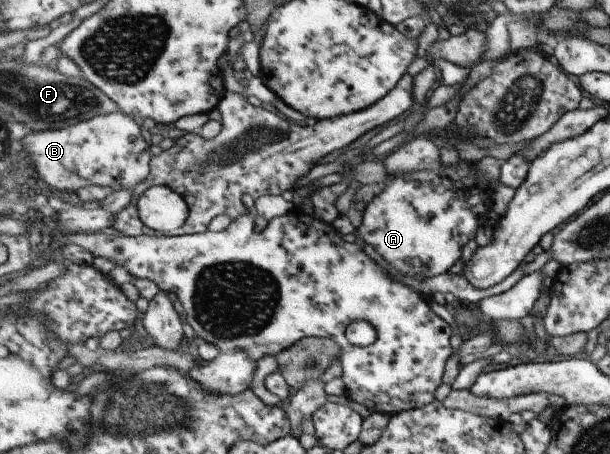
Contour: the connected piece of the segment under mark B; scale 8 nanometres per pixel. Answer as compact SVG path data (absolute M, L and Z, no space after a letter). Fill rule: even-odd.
M124 112L98 115L61 130L32 131L21 141L30 154L39 179L62 191L76 193L78 189L92 185L109 187L114 193L130 191L145 182L152 170L152 163L140 163L140 153L144 153L148 145L138 121Z

